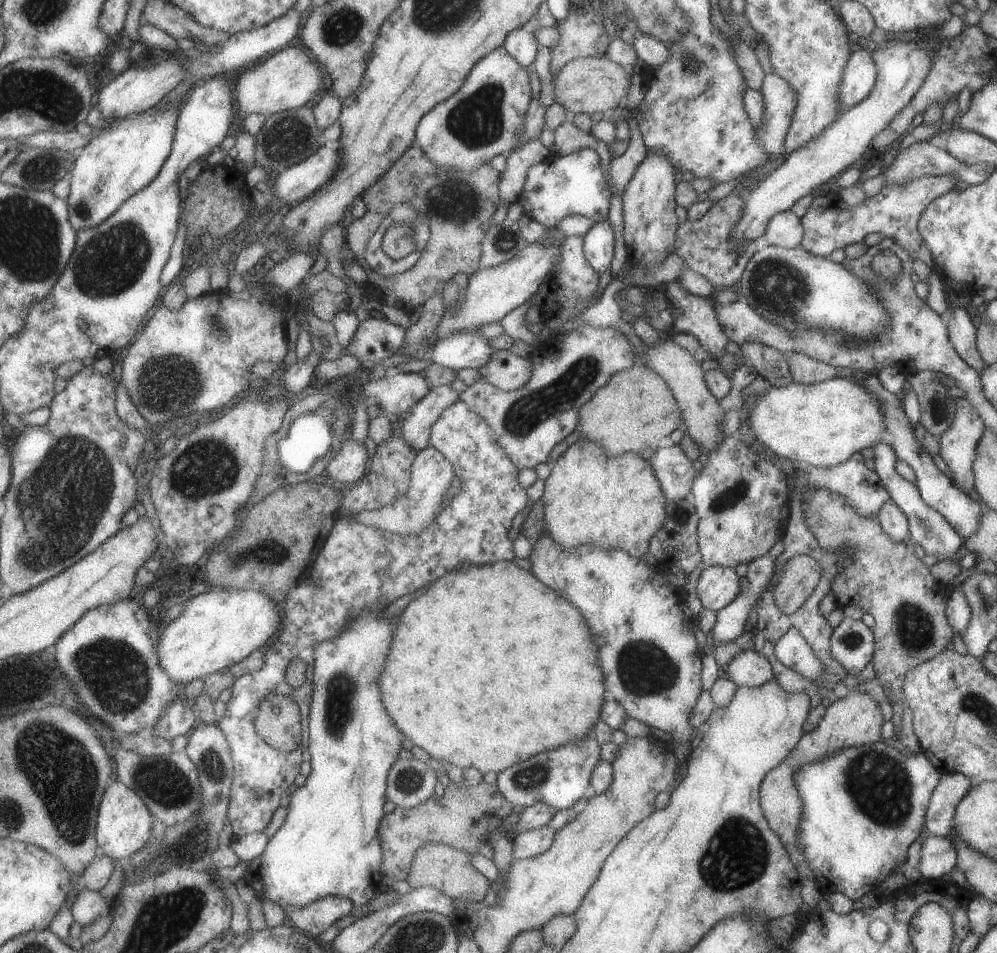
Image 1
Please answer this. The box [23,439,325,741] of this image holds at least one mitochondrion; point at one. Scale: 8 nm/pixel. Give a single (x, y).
(117, 676)

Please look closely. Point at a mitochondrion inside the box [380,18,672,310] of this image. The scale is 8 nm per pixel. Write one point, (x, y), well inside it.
(477, 121)

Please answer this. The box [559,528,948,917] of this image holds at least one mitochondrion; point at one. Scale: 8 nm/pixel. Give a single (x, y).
(881, 785)

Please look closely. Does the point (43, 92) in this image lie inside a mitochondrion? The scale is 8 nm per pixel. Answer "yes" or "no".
yes

